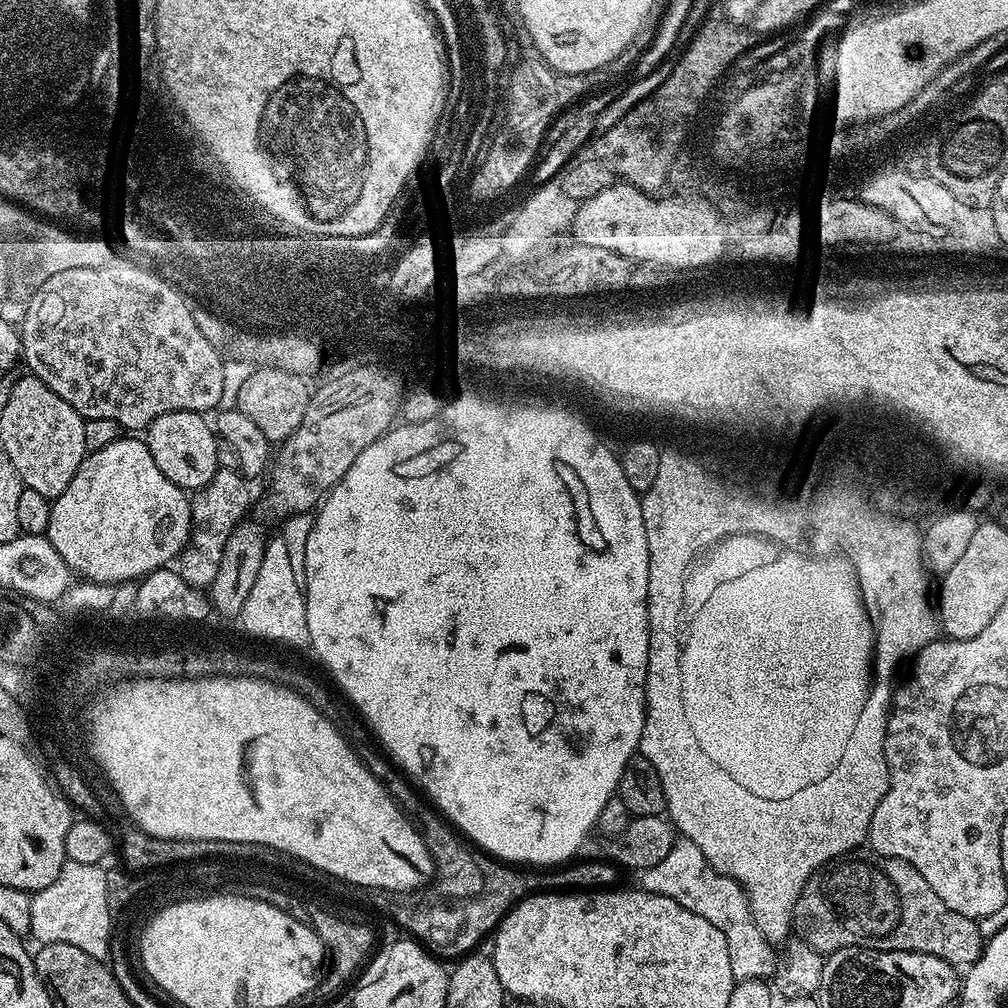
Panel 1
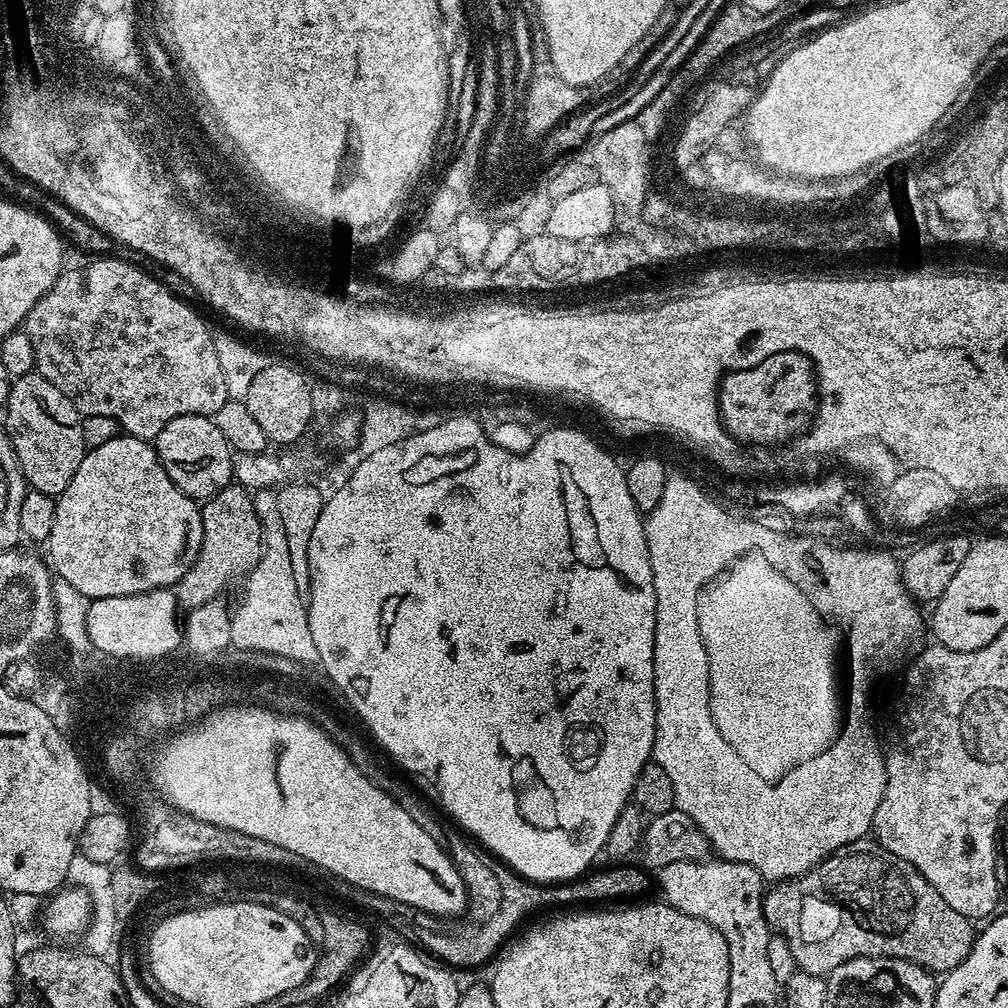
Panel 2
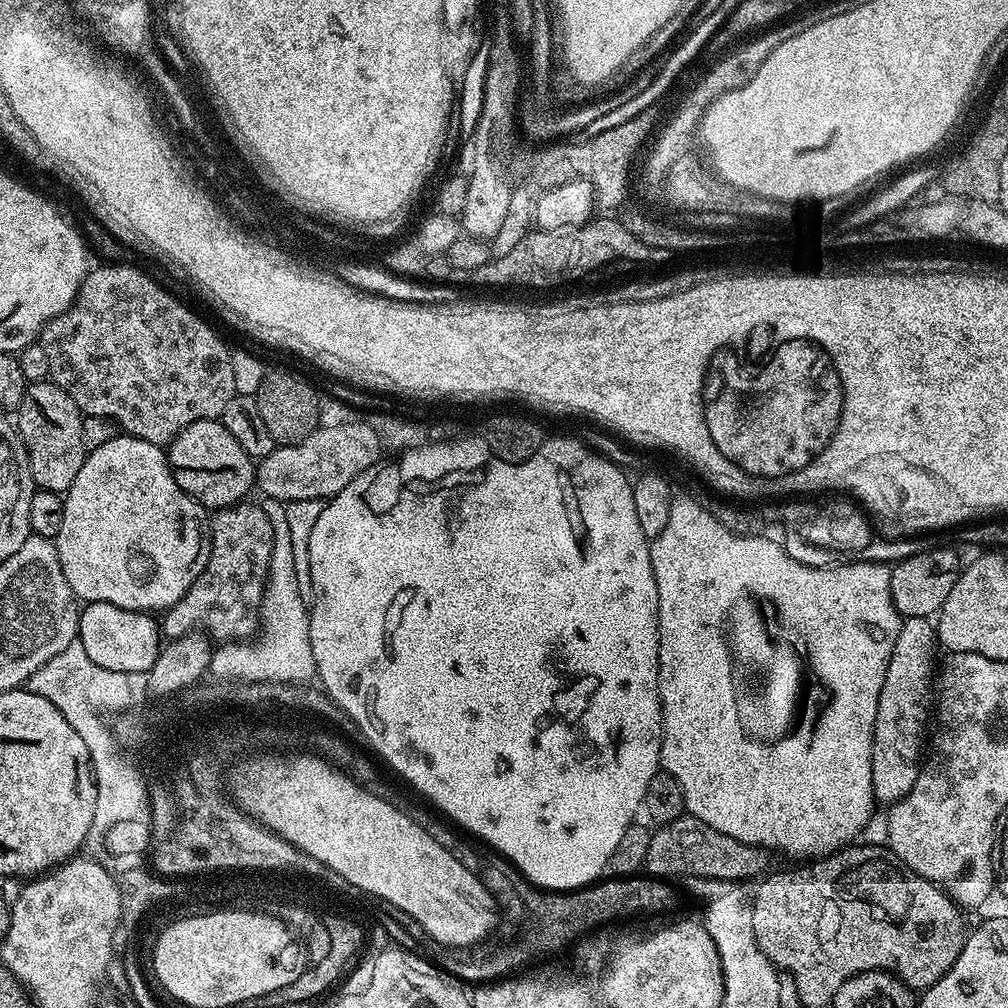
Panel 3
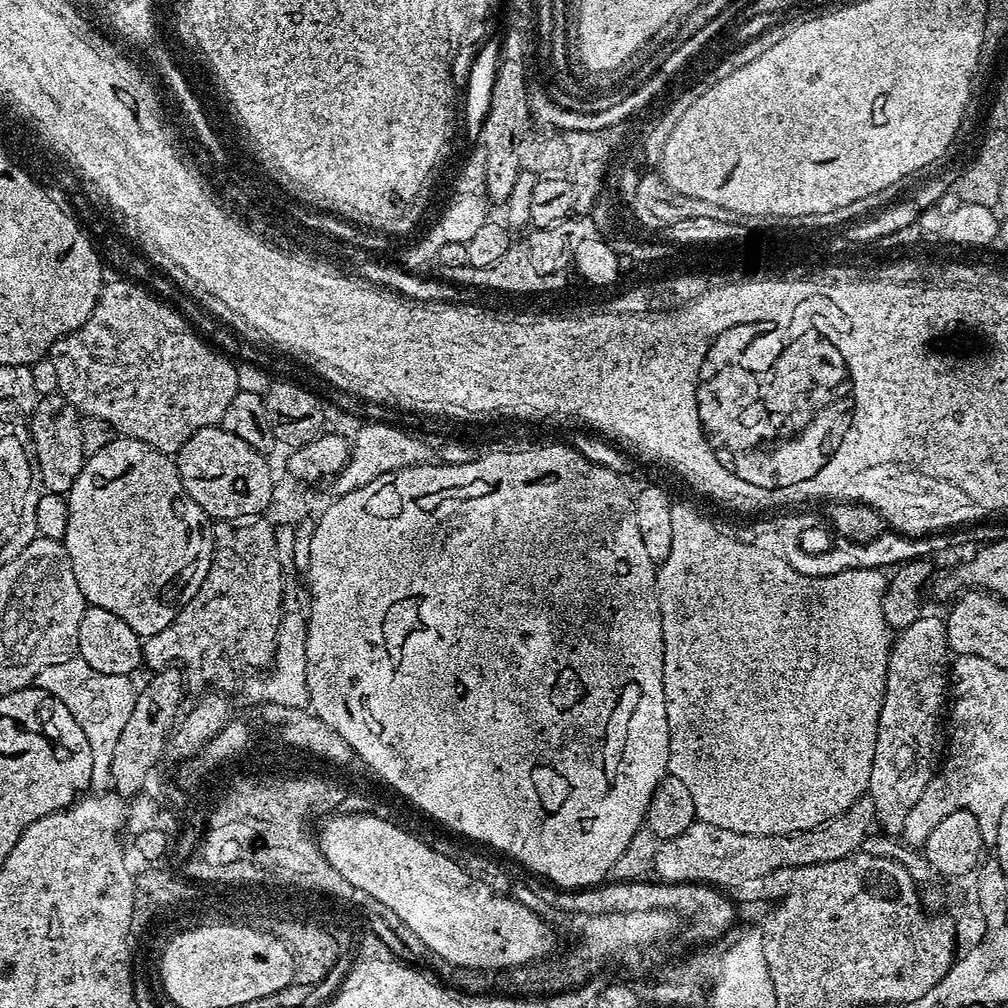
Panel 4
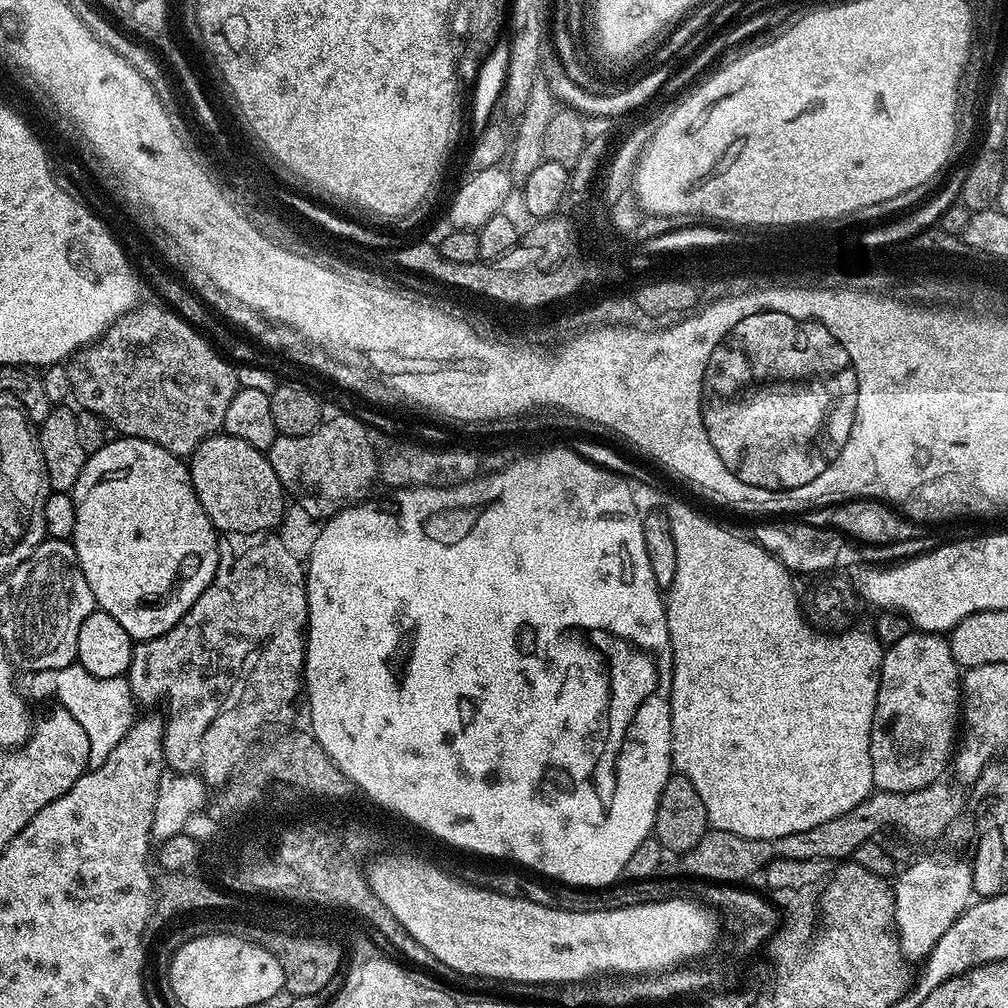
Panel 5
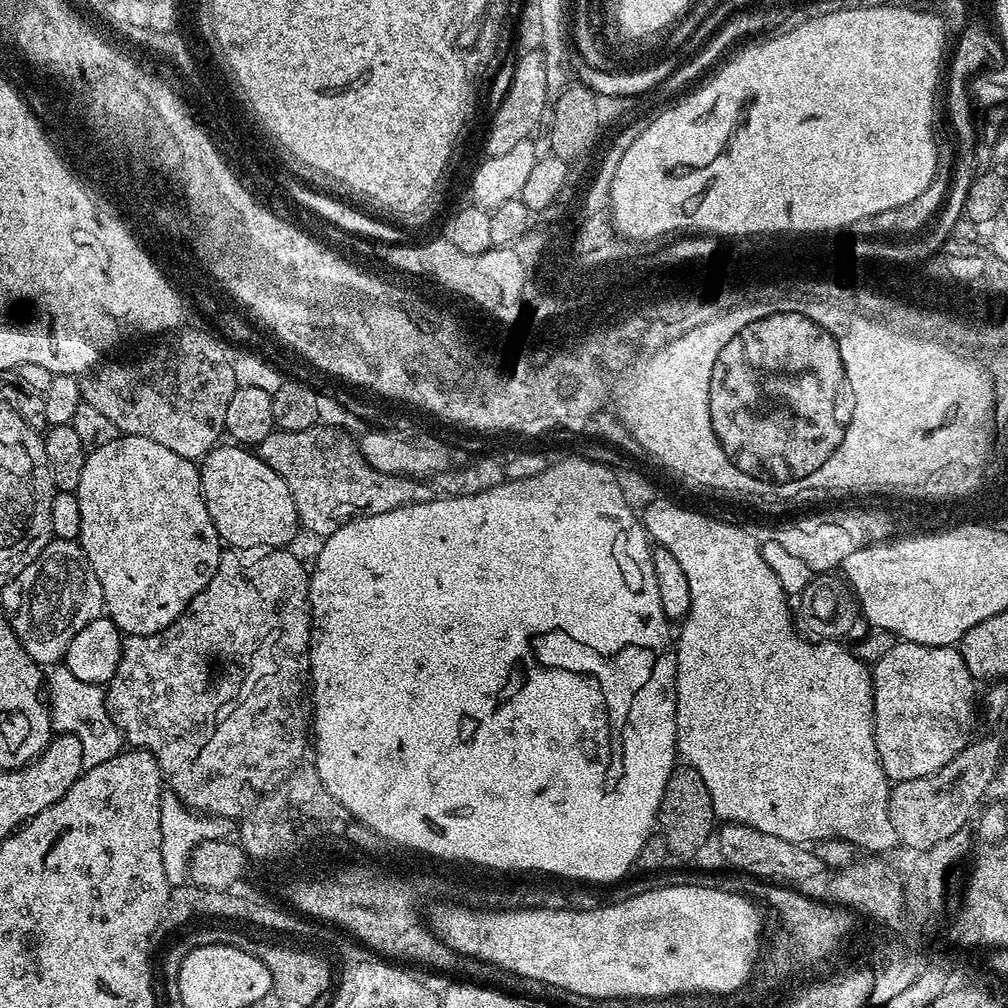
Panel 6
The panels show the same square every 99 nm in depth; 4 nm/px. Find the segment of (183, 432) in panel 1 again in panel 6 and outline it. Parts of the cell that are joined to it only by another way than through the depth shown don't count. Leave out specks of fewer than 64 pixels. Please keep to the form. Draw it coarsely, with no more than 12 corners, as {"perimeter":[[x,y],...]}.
{"perimeter":[[221,442],[198,464],[221,541],[282,548],[301,531],[290,486]]}

